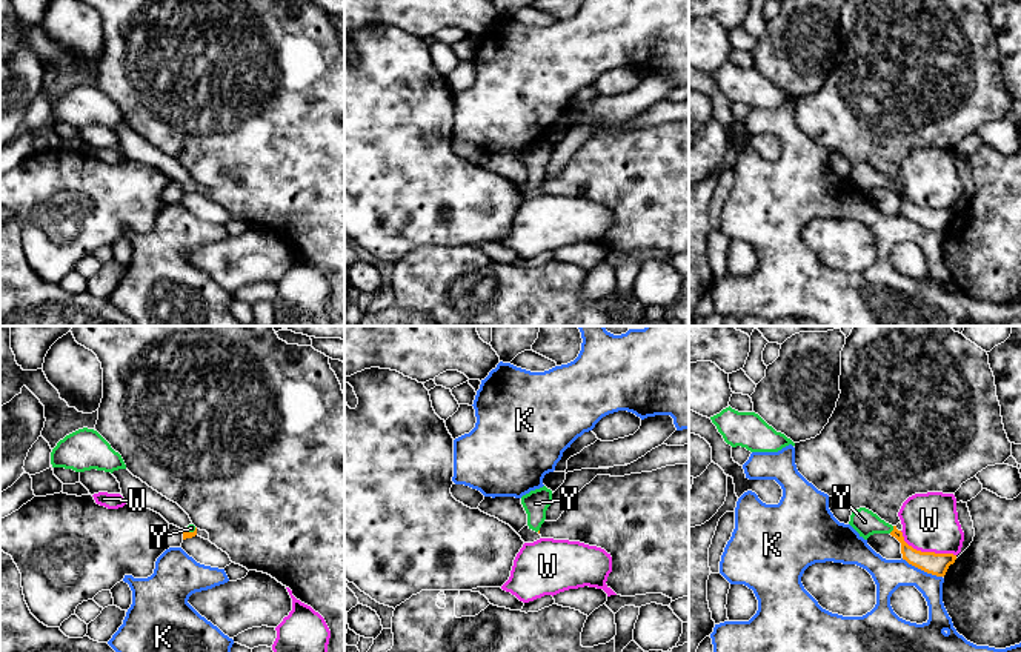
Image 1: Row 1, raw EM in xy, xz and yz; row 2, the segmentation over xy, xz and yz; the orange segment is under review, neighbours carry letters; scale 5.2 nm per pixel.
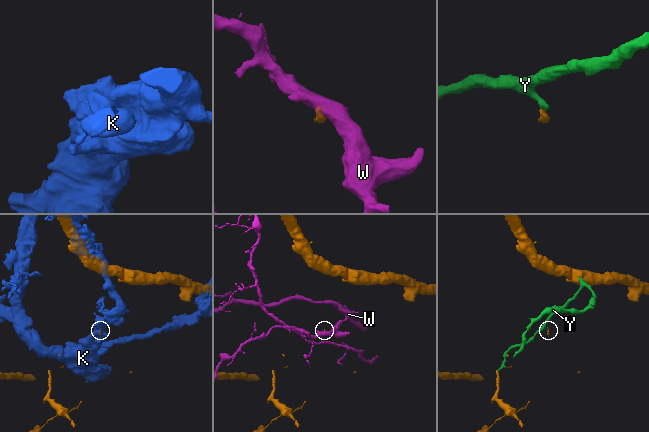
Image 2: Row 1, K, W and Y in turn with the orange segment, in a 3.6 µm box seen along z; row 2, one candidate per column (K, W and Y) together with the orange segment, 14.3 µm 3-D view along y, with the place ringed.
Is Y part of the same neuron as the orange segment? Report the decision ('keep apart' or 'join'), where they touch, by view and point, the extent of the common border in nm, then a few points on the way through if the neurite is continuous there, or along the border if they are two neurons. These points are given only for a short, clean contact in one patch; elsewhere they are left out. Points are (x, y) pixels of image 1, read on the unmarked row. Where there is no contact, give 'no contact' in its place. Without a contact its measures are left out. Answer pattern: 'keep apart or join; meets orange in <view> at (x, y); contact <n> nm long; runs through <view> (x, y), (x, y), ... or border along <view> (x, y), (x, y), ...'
join; meets orange in yz at (894, 185); contact 50 nm long

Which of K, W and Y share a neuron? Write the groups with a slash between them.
K / W / Y

